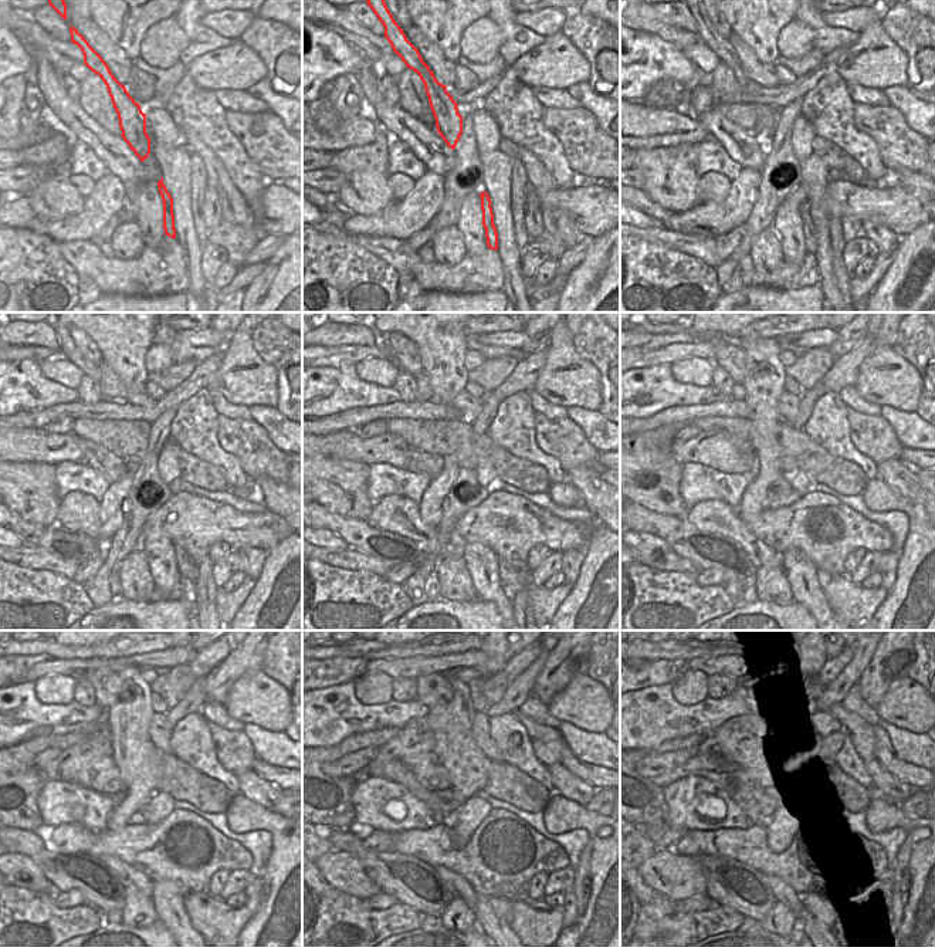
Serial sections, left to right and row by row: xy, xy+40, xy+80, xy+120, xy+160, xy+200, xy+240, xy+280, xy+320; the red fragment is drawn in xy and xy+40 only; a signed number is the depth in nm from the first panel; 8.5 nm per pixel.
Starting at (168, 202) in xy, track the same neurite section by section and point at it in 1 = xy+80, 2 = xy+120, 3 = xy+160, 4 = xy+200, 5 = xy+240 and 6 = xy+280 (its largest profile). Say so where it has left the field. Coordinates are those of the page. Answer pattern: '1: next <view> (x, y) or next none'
1: next xy+80 (809, 232)
2: next xy+120 (187, 570)
3: next xy+160 (511, 579)
4: next xy+200 (847, 601)
5: next xy+240 (212, 917)
6: next xy+280 (531, 919)

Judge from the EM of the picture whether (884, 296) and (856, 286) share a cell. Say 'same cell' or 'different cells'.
different cells

